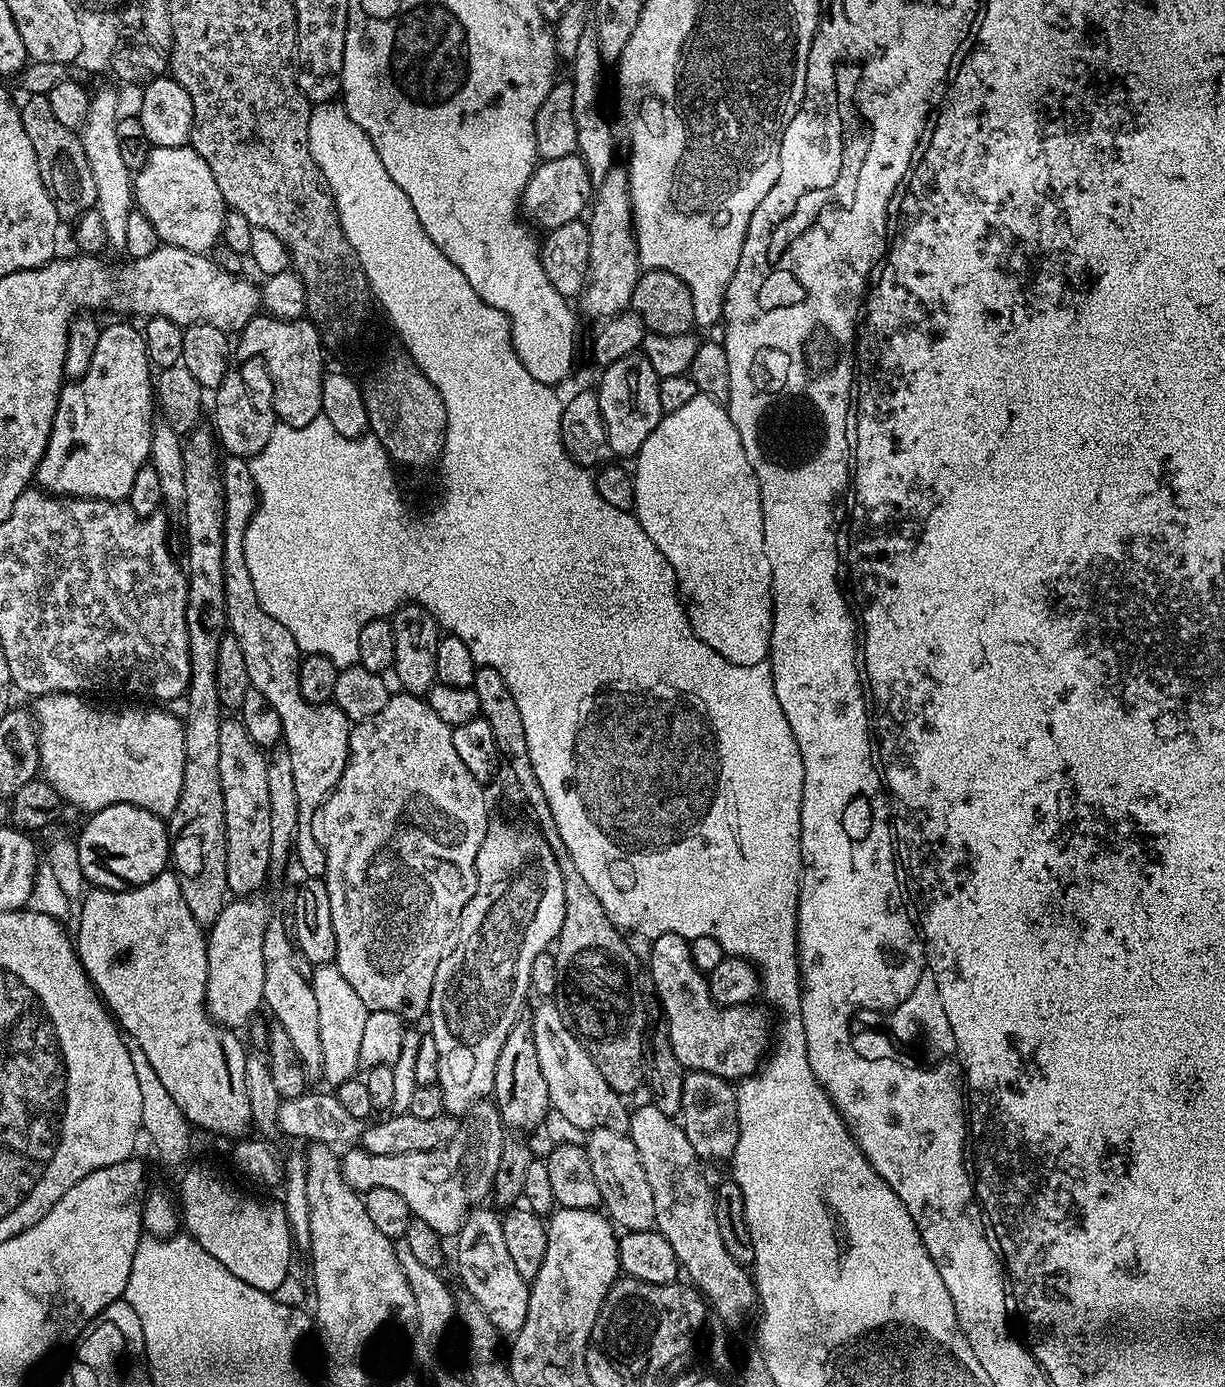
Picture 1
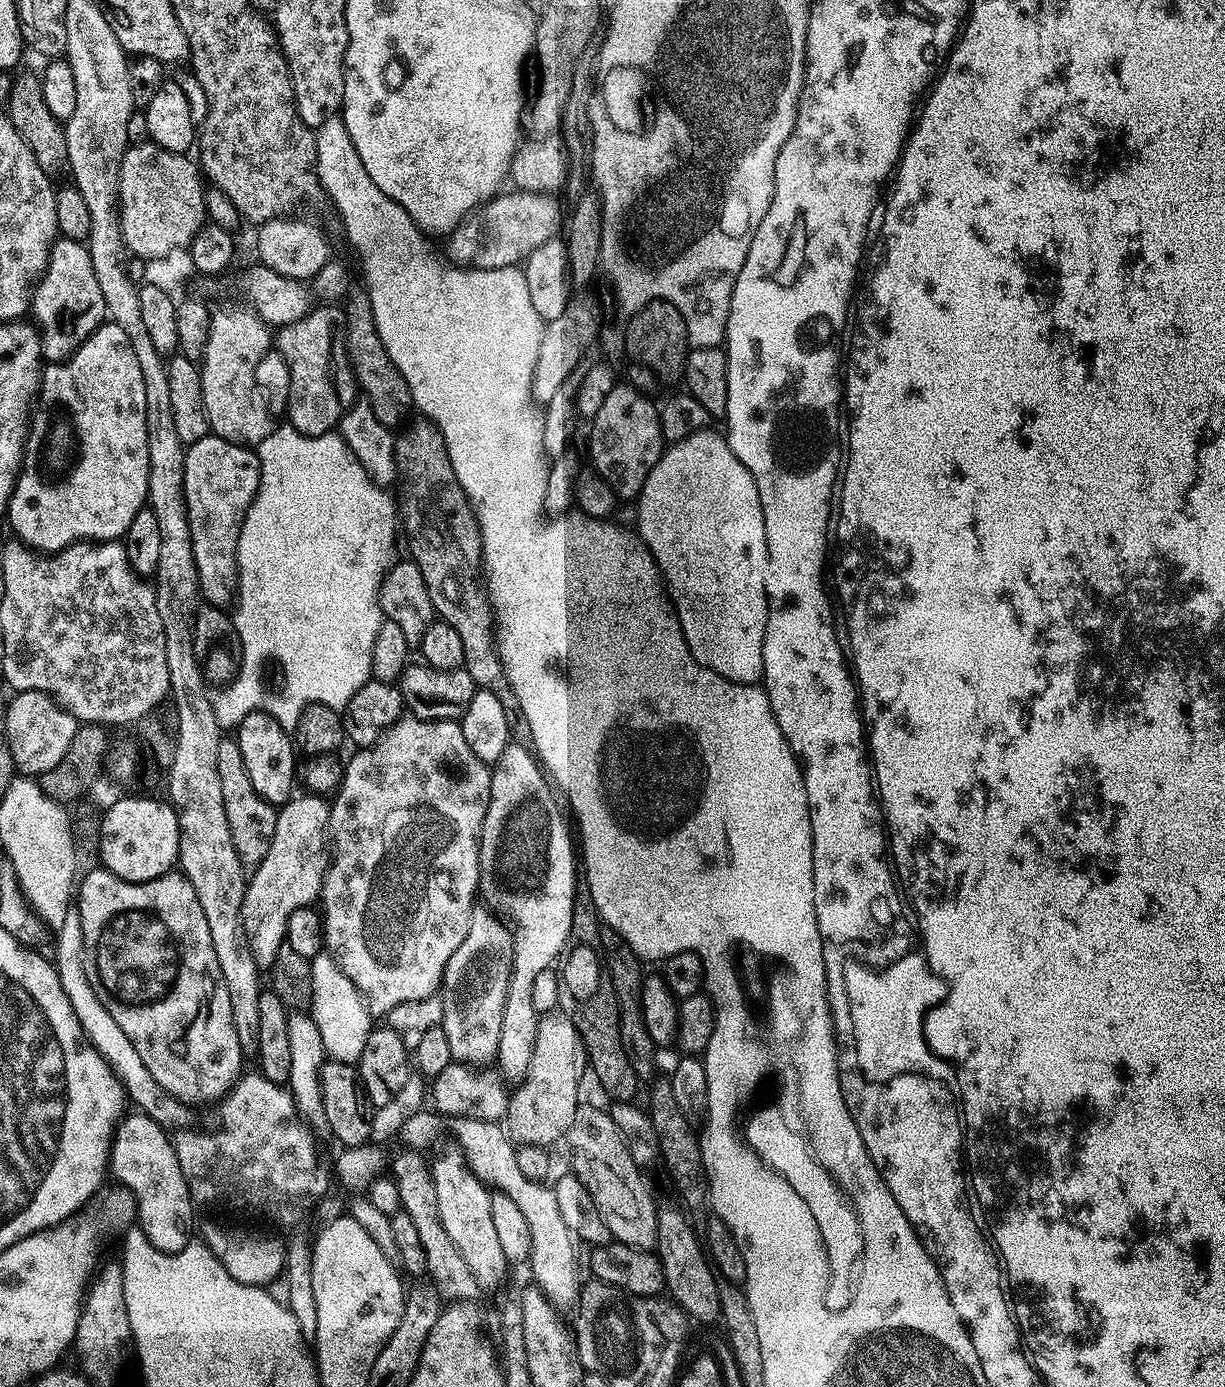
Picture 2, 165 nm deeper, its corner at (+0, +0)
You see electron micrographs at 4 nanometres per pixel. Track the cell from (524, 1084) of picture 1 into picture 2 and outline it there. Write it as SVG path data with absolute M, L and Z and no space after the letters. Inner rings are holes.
M510 742L506 750L502 750L502 758L498 758L498 762L492 768L490 806L482 822L478 850L479 899L505 921L510 922L511 927L515 929L512 943L514 946L512 977L510 986L506 990L506 1010L502 1010L502 1034L498 1038L498 1054L494 1061L499 1075L508 1082L509 1080L521 1082L530 1070L535 1035L538 1034L542 1017L541 1013L534 1010L534 982L538 979L538 974L553 967L569 947L568 935L572 932L572 915L577 915L578 912L576 906L578 856L574 851L573 833L572 836L568 833L569 821L566 816L564 821L556 800L558 801L557 793L535 755L523 743Z

